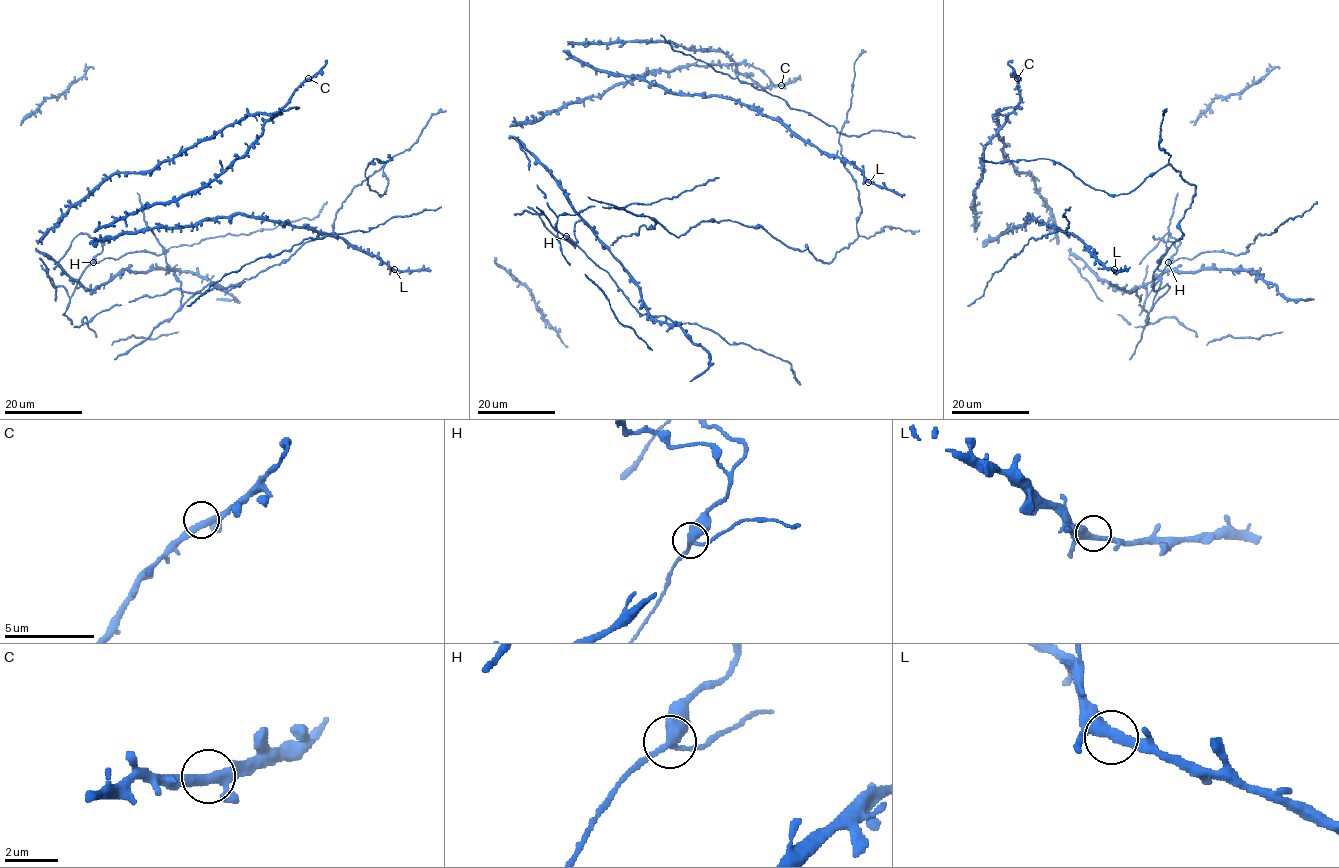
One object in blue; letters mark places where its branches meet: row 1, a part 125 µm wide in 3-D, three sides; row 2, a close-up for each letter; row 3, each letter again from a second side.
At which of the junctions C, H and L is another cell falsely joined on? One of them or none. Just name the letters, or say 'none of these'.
H

